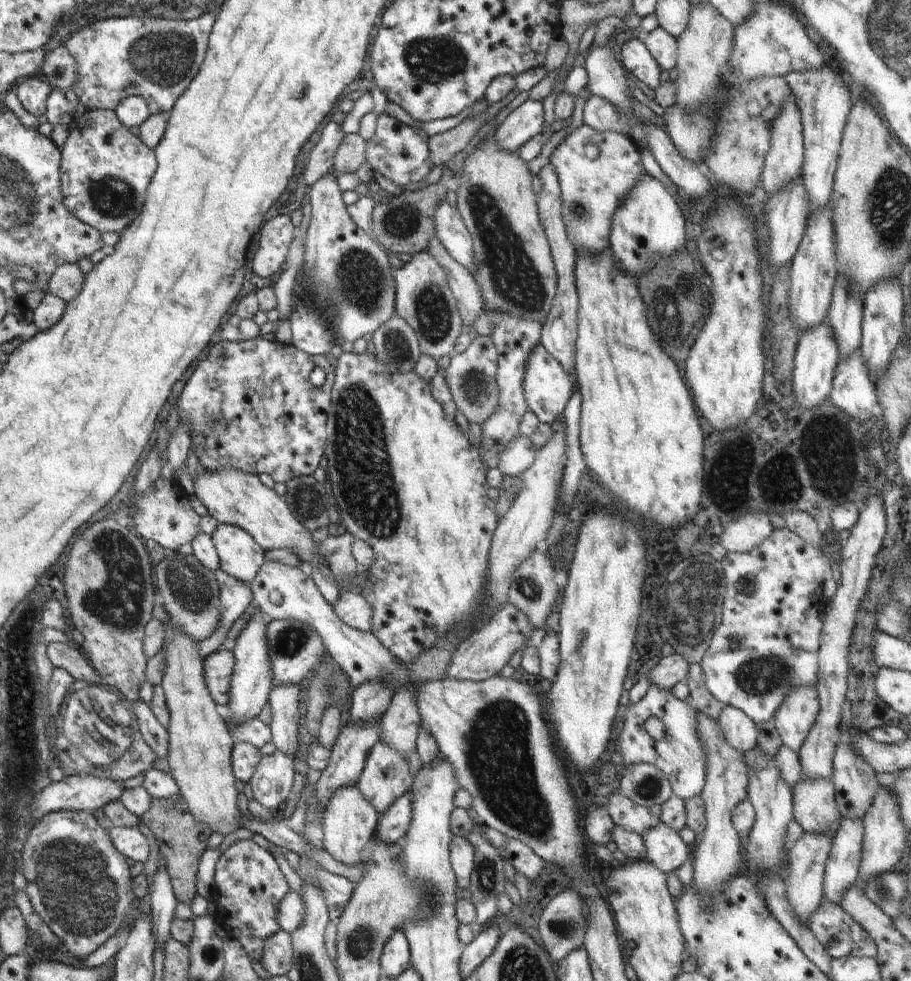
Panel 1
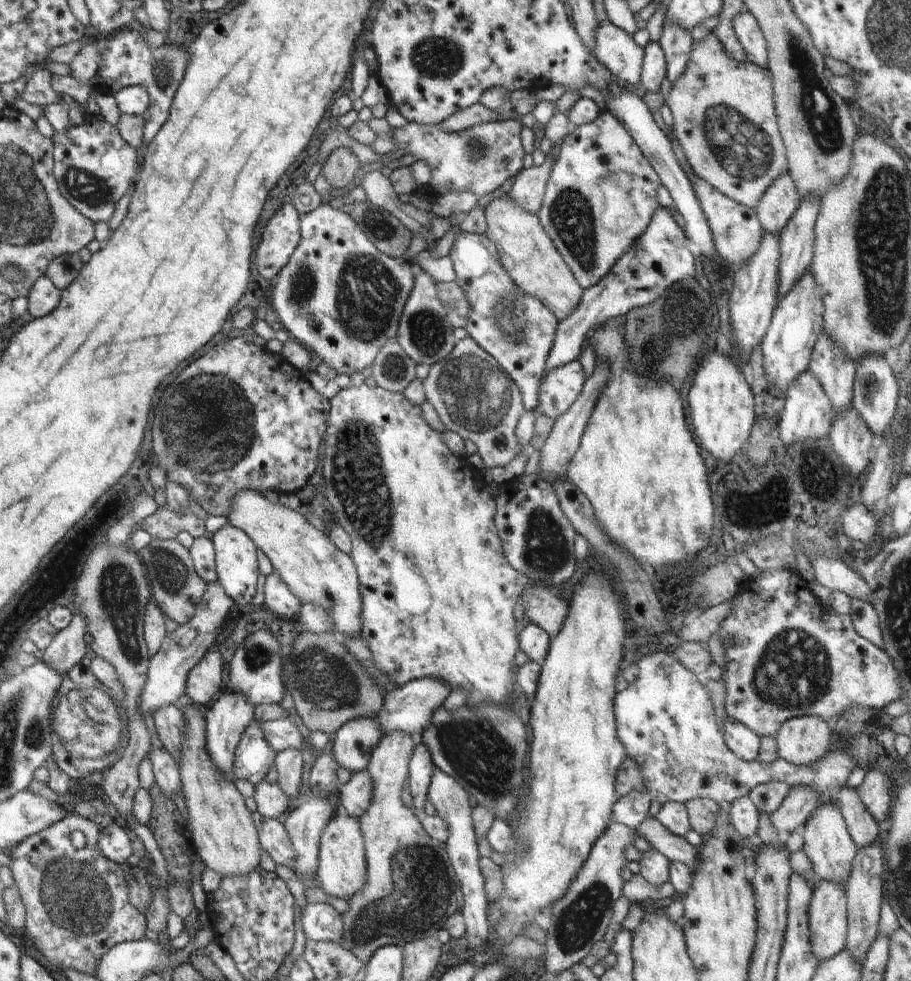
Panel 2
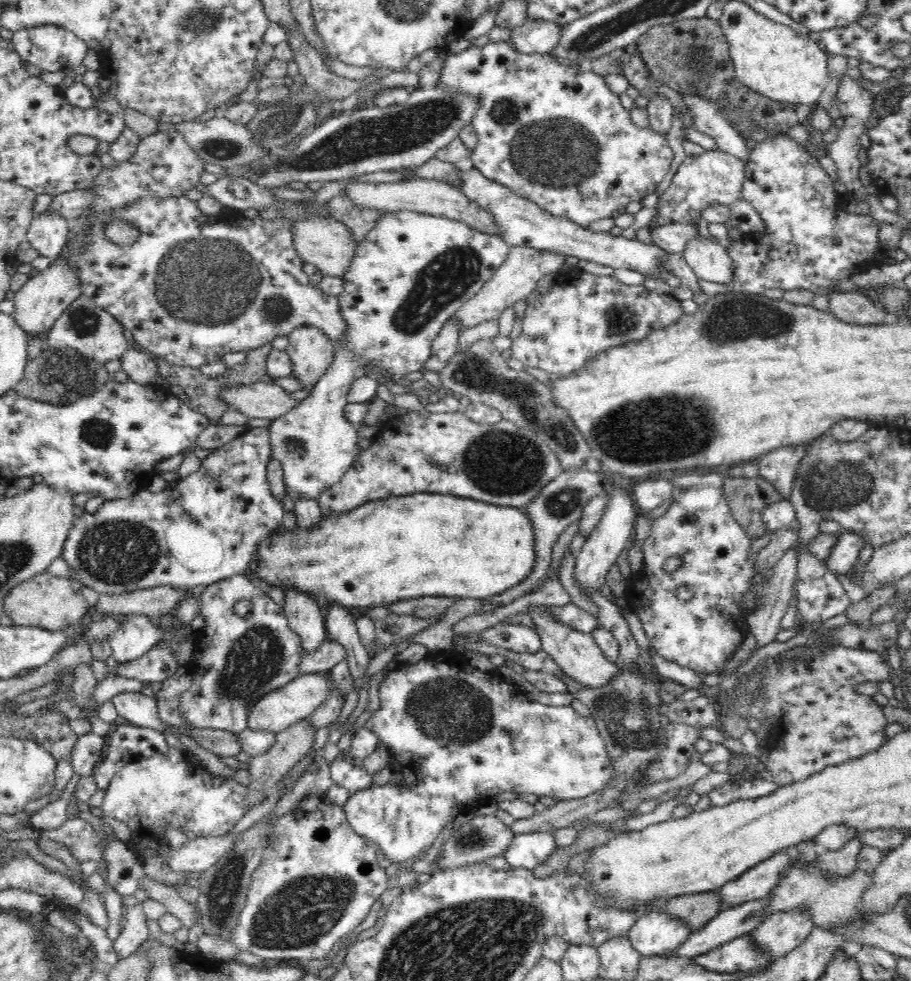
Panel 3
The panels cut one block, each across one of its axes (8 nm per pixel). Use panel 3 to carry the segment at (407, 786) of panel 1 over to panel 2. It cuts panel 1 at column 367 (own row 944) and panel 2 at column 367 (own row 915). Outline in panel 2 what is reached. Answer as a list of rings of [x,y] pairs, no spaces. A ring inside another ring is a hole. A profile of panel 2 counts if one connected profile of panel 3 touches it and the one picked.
[[[368,770],[354,772],[350,780],[340,785],[340,804],[346,814],[352,818],[360,818],[372,804],[372,778]]]

